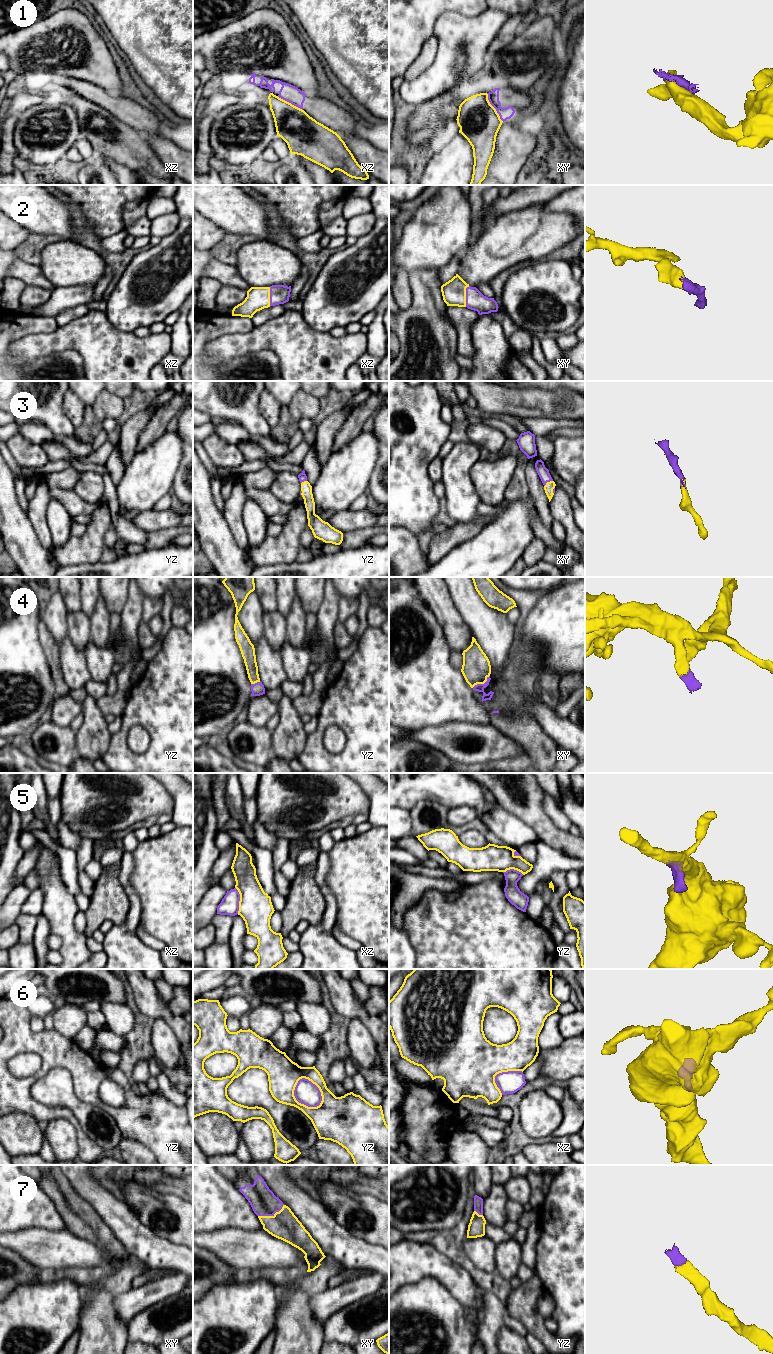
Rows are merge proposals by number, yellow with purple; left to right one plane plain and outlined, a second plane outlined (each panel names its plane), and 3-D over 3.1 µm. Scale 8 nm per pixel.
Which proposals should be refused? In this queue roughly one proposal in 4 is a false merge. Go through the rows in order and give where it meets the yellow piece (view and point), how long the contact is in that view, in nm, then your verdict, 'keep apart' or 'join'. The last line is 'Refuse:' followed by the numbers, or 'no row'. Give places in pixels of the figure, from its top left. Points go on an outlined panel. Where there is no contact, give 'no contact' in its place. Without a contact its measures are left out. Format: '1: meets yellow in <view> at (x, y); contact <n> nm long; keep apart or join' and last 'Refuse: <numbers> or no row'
1: meets yellow in xy at (493, 107); contact 280 nm long; keep apart
2: meets yellow in xy at (465, 296); contact 170 nm long; join
3: meets yellow in xy at (547, 482); contact 90 nm long; join
4: meets yellow in xy at (481, 683); contact 170 nm long; join
5: meets yellow in xz at (240, 900); contact 220 nm long; keep apart
6: meets yellow in yz at (319, 1089); contact 280 nm long; keep apart
7: meets yellow in xy at (271, 1216); contact 220 nm long; join
Refuse: 1, 5, 6

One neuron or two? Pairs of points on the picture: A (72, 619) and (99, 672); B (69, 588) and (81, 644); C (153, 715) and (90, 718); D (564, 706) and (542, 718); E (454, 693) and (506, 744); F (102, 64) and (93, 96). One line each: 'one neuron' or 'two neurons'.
A: one neuron
B: one neuron
C: two neurons
D: two neurons
E: two neurons
F: two neurons

